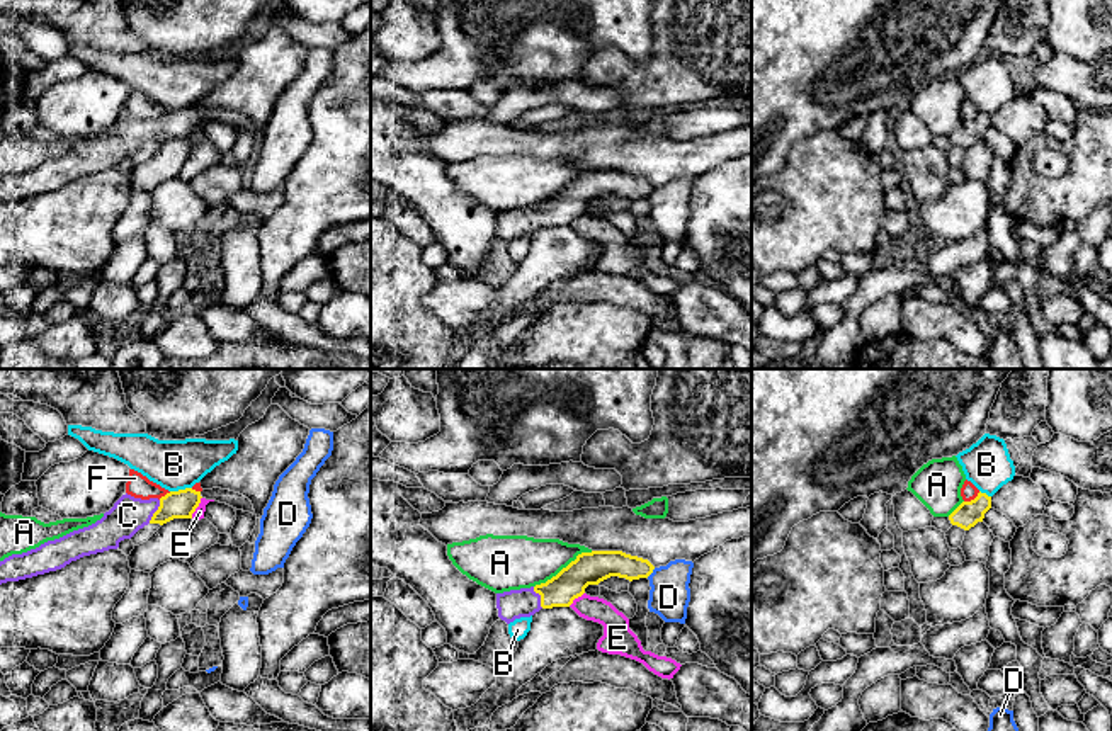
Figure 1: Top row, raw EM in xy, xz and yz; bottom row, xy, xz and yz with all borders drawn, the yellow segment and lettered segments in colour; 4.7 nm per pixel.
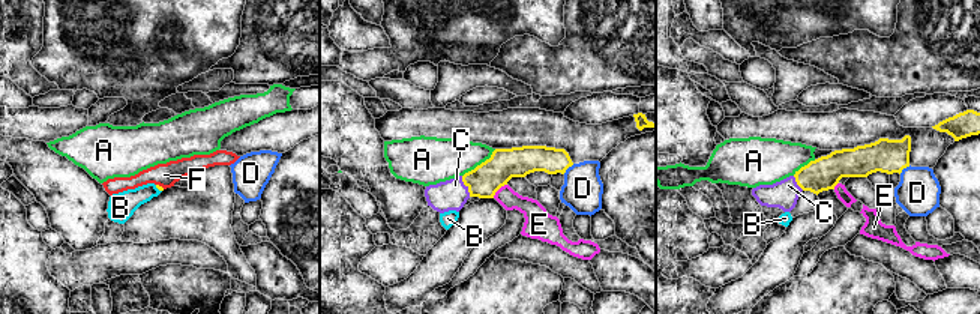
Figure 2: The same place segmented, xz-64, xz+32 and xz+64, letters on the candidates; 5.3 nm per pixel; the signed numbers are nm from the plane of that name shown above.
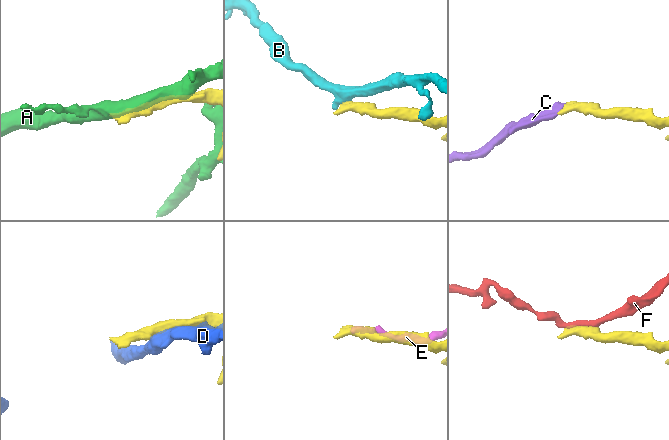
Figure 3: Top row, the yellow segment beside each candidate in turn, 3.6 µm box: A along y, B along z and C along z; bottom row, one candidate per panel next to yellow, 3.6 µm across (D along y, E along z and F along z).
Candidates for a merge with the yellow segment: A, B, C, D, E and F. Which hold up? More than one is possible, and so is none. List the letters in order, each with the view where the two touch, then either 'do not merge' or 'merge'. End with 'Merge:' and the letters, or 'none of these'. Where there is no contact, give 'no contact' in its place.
A: meets yellow in xz; do not merge
B: meets yellow in xy; do not merge
C: meets yellow in xy; merge
D: meets yellow in xz; do not merge
E: meets yellow in xy; do not merge
F: meets yellow in yz; do not merge
Merge: C

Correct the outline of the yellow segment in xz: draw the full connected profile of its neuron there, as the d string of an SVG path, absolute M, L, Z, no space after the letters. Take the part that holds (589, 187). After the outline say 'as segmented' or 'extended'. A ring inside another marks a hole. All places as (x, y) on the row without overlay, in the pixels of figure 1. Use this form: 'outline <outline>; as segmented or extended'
outline M622 170L582 172L546 202L496 212L498 236L507 243L530 236L541 228L570 226L588 204L619 196L629 201L648 197L655 185L643 177Z; extended

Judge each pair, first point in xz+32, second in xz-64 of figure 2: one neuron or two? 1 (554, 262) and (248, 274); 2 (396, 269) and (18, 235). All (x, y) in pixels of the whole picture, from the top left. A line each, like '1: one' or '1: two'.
1: two
2: two

